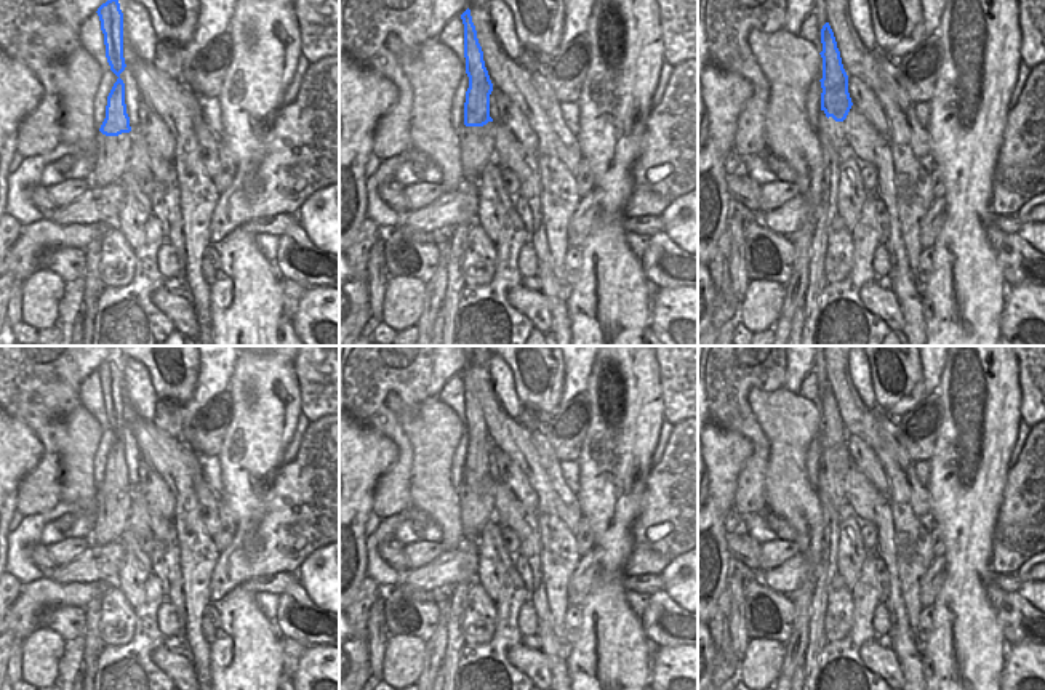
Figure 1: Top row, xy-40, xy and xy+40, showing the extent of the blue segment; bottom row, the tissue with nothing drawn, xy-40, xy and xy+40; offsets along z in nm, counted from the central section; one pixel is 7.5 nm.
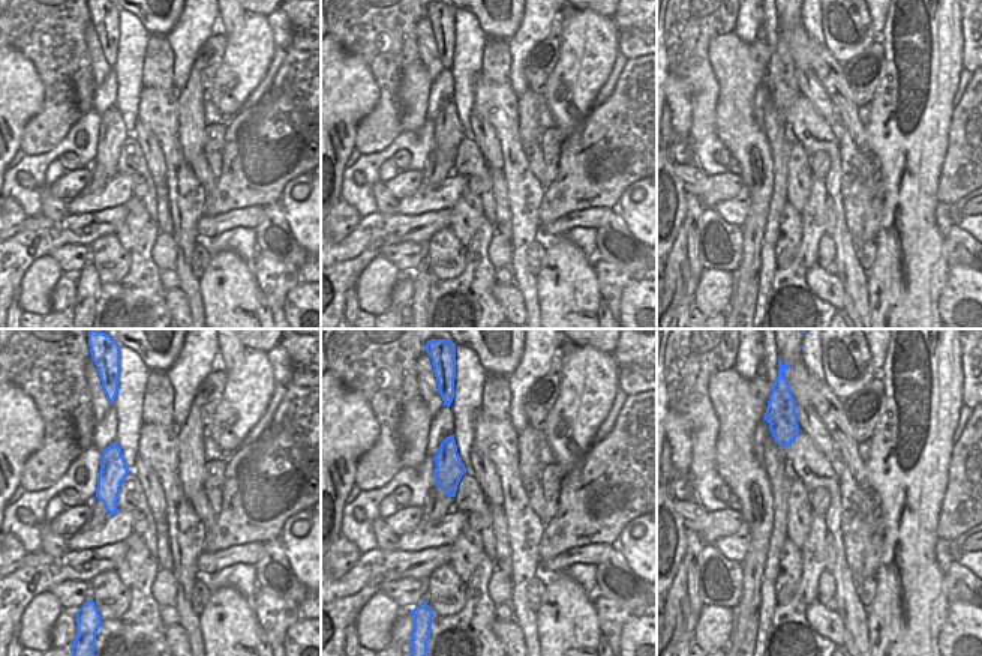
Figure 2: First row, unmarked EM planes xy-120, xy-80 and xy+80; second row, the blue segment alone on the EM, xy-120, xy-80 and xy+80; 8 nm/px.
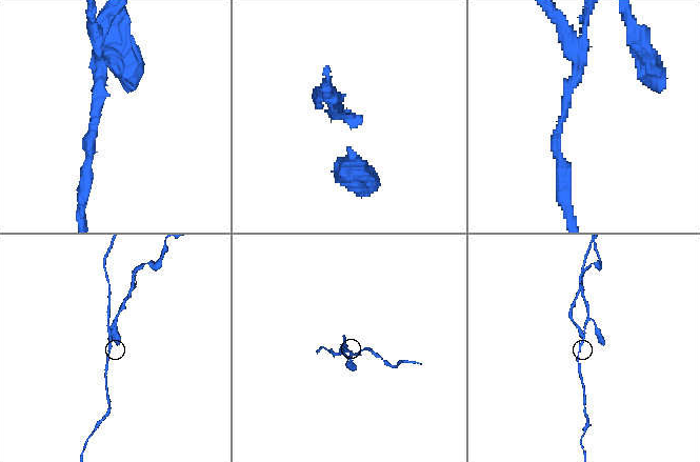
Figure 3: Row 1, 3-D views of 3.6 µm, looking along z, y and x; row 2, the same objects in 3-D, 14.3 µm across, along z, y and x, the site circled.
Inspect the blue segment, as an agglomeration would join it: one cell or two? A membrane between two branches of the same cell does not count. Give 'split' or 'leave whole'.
split

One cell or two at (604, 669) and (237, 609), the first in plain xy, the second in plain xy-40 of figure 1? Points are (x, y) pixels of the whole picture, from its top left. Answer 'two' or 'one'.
one

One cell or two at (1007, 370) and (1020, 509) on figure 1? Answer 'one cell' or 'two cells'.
two cells

